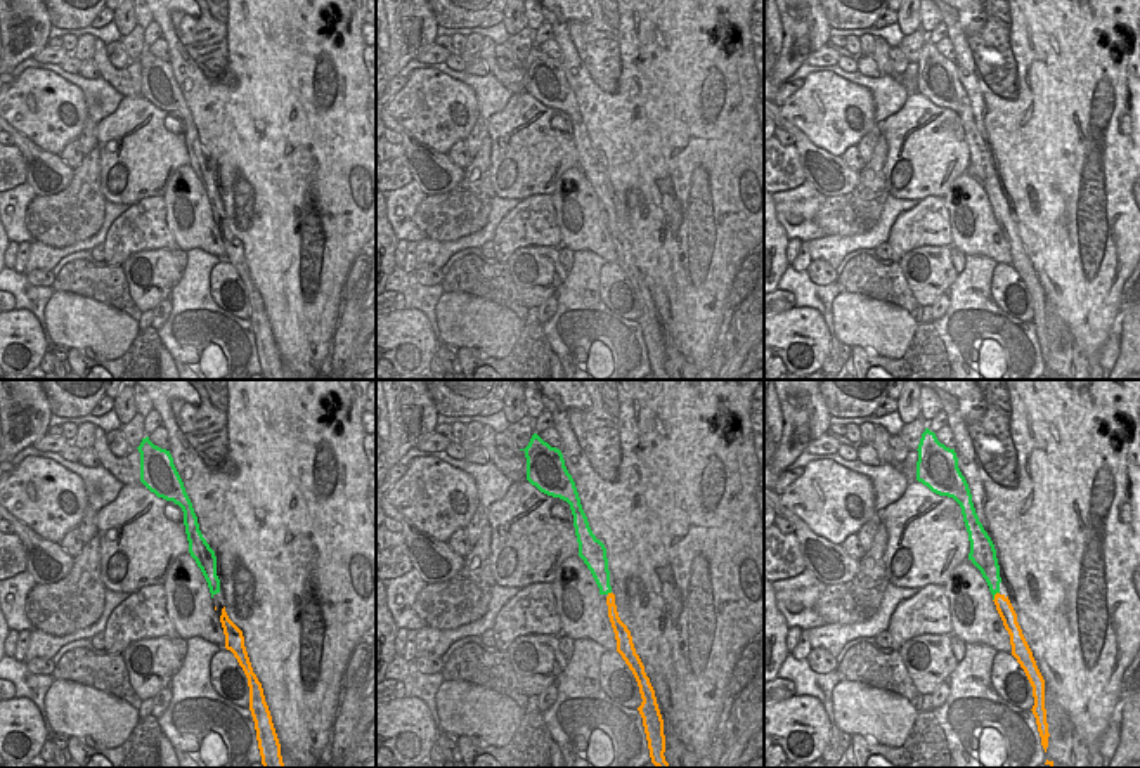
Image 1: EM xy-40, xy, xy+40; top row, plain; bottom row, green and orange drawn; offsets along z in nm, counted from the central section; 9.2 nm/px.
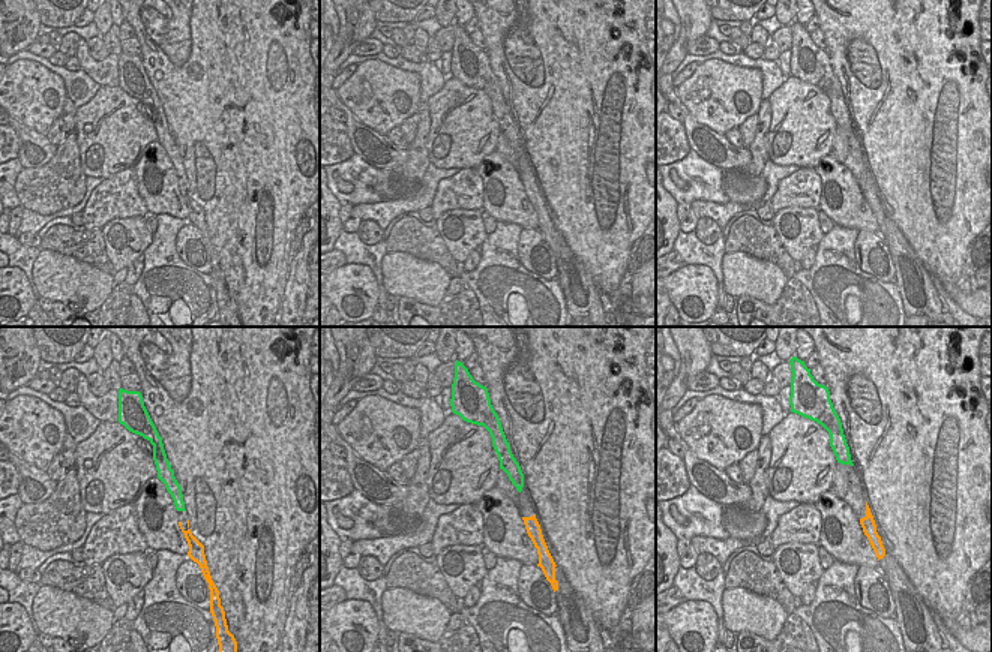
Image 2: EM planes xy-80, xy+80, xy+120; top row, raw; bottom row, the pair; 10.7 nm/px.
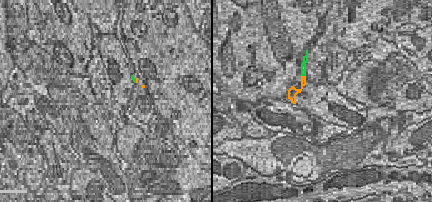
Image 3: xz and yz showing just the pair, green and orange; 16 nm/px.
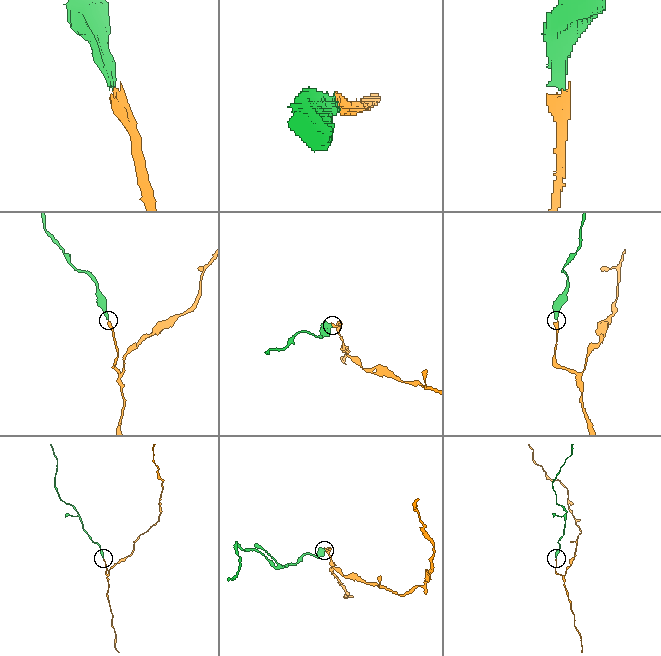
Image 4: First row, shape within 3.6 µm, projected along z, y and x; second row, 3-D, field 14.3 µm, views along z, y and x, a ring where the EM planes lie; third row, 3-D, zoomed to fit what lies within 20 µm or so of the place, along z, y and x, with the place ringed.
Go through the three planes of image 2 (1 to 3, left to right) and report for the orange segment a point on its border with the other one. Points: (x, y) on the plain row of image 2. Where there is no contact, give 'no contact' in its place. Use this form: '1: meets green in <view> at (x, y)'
1: no contact
2: no contact
3: no contact

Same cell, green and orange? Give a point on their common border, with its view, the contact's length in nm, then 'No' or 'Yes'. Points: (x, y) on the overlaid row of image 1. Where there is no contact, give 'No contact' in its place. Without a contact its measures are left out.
Touches green at xy+40 (993, 597). Shared border 110 nm. Yes.

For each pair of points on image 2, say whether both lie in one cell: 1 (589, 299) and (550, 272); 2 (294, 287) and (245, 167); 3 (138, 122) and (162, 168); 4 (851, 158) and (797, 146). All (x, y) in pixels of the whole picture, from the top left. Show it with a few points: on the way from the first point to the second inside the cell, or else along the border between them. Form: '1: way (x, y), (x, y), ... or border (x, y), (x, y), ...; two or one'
1: border (554, 257), (557, 278); two
2: border (291, 261), (288, 269); two
3: border (156, 140), (146, 146), (132, 168); two
4: border (838, 128), (829, 153); two

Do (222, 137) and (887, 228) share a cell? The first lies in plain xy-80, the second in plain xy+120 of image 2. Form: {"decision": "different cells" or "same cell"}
{"decision": "different cells"}

